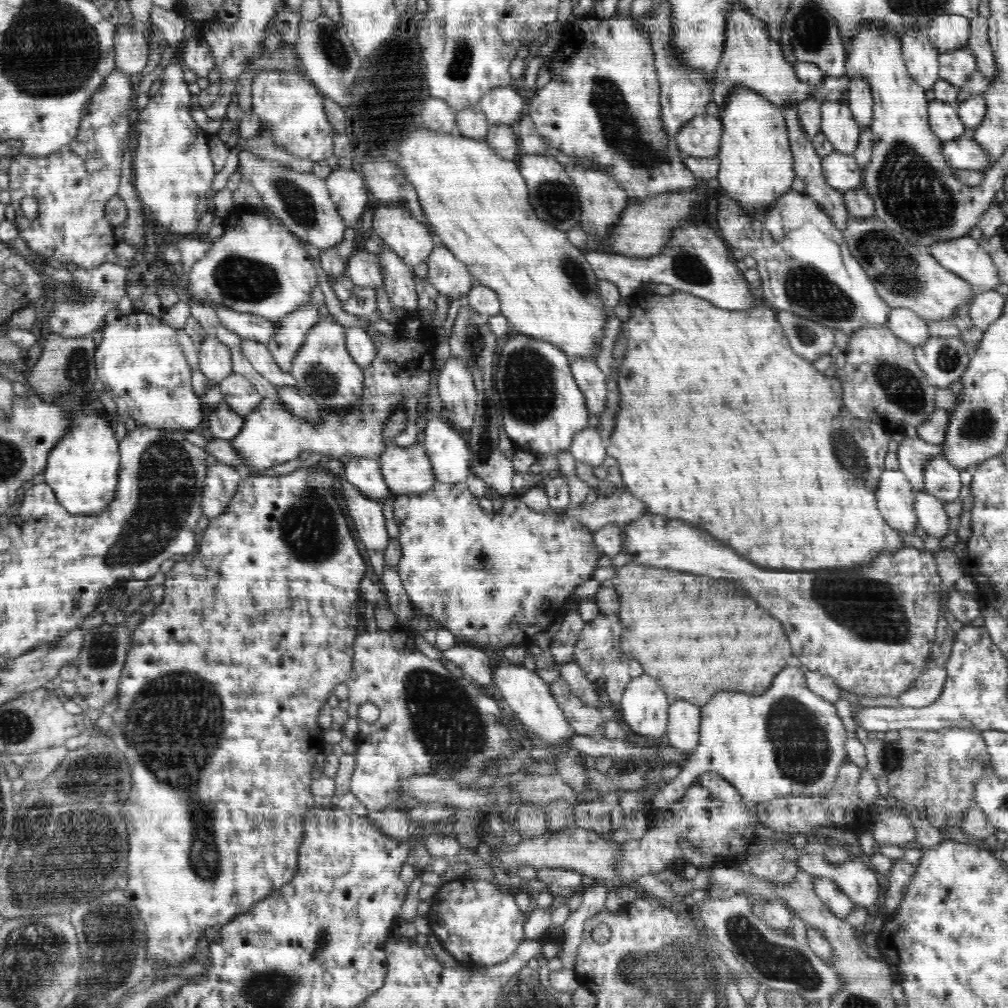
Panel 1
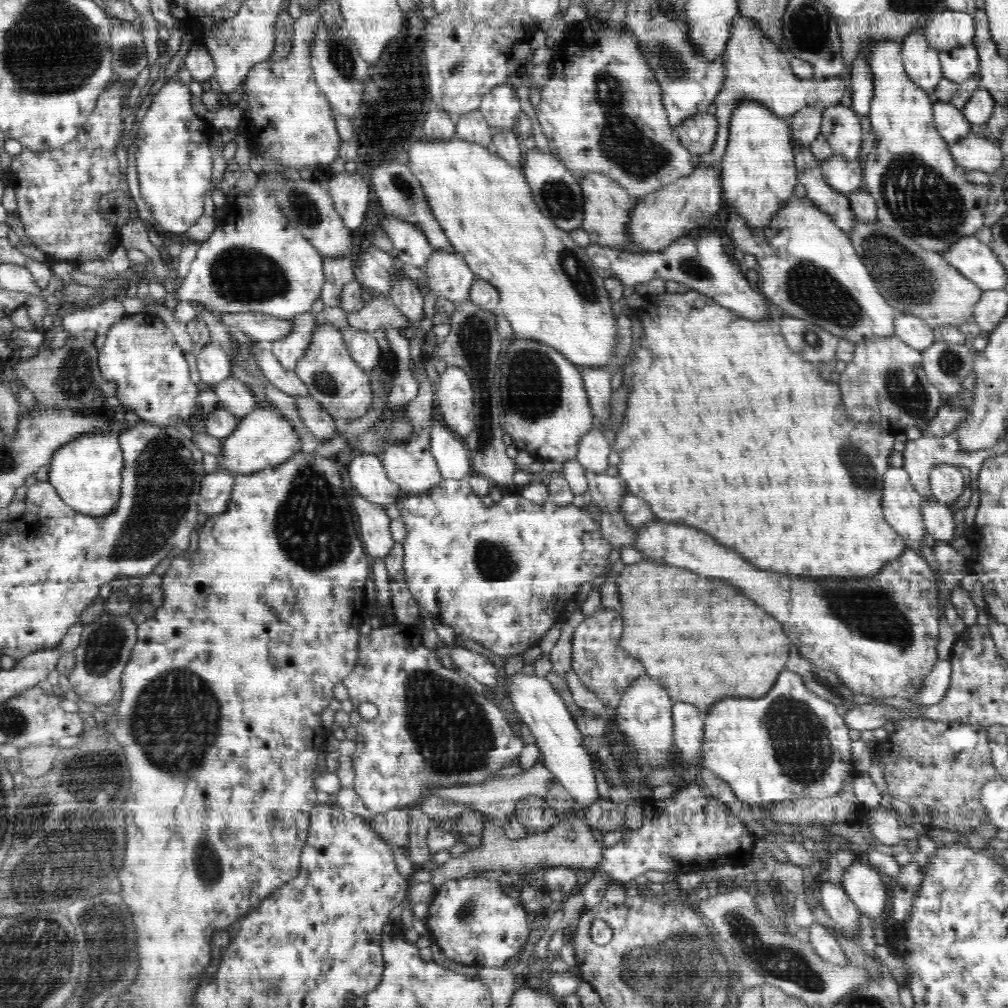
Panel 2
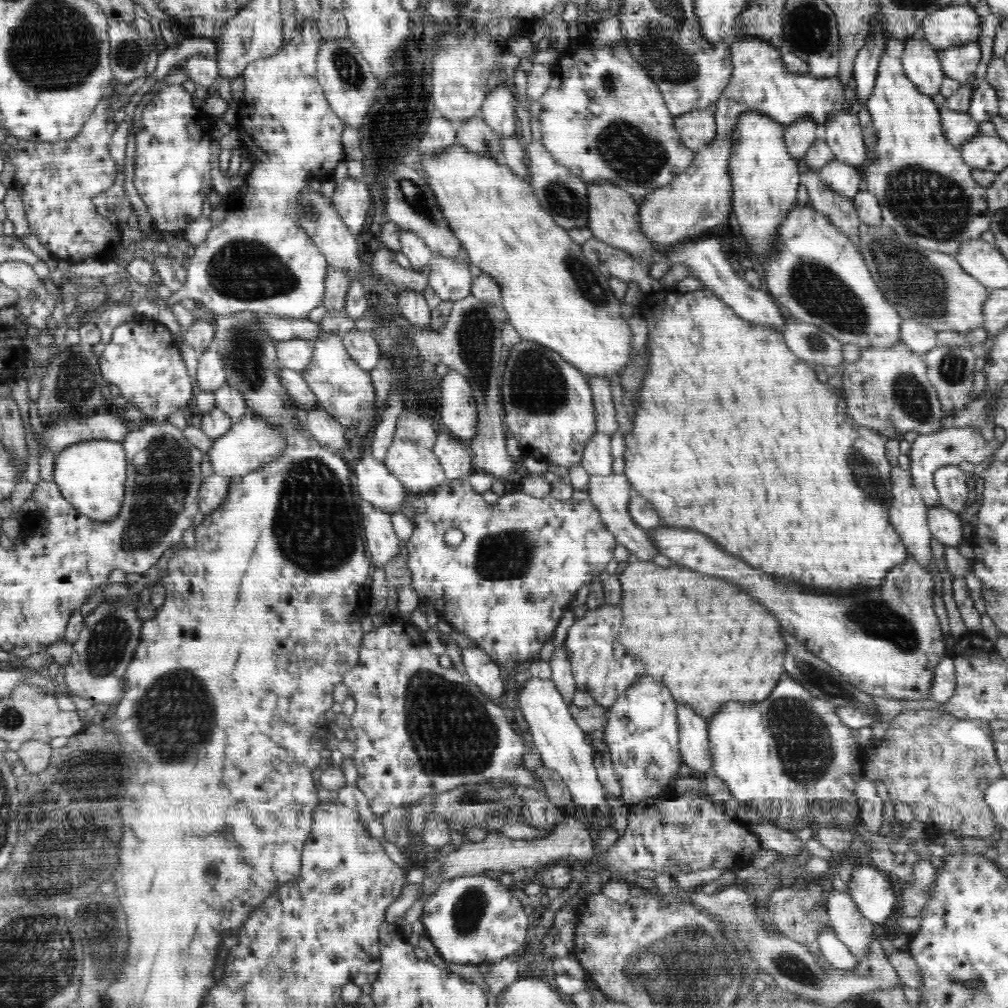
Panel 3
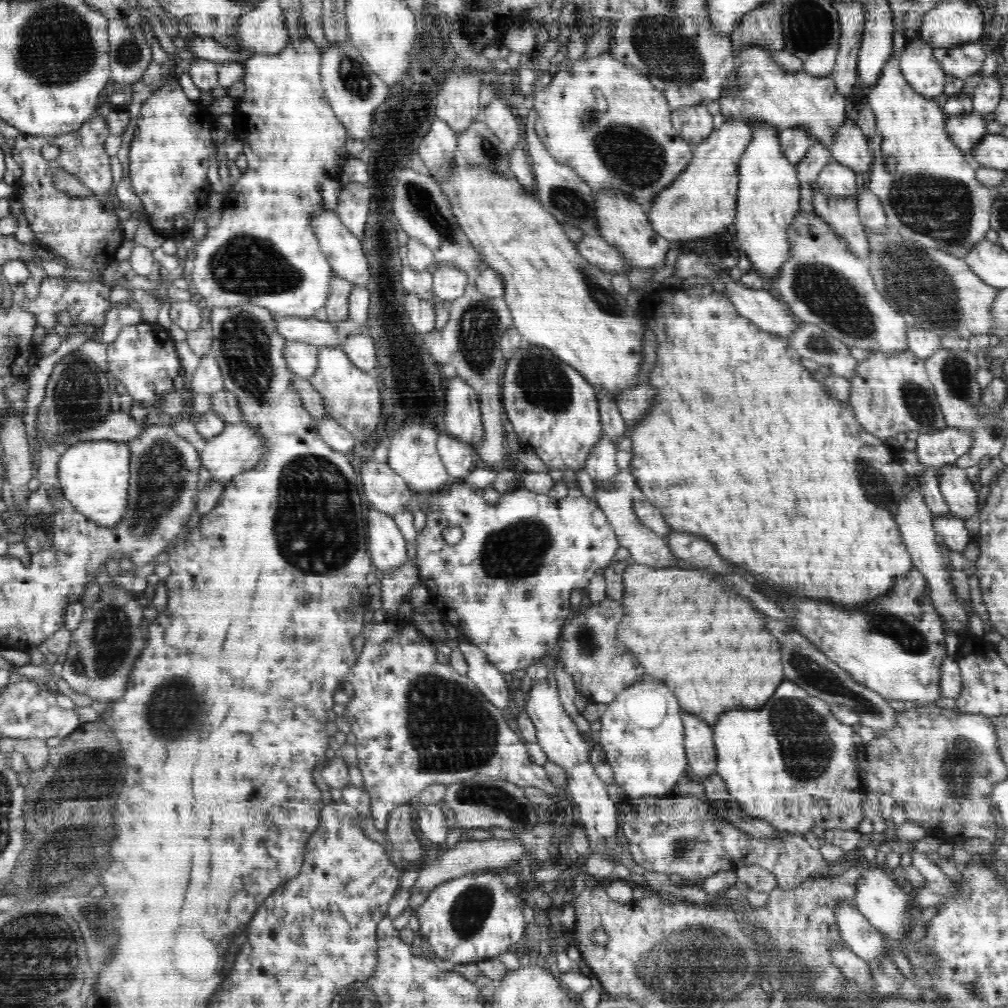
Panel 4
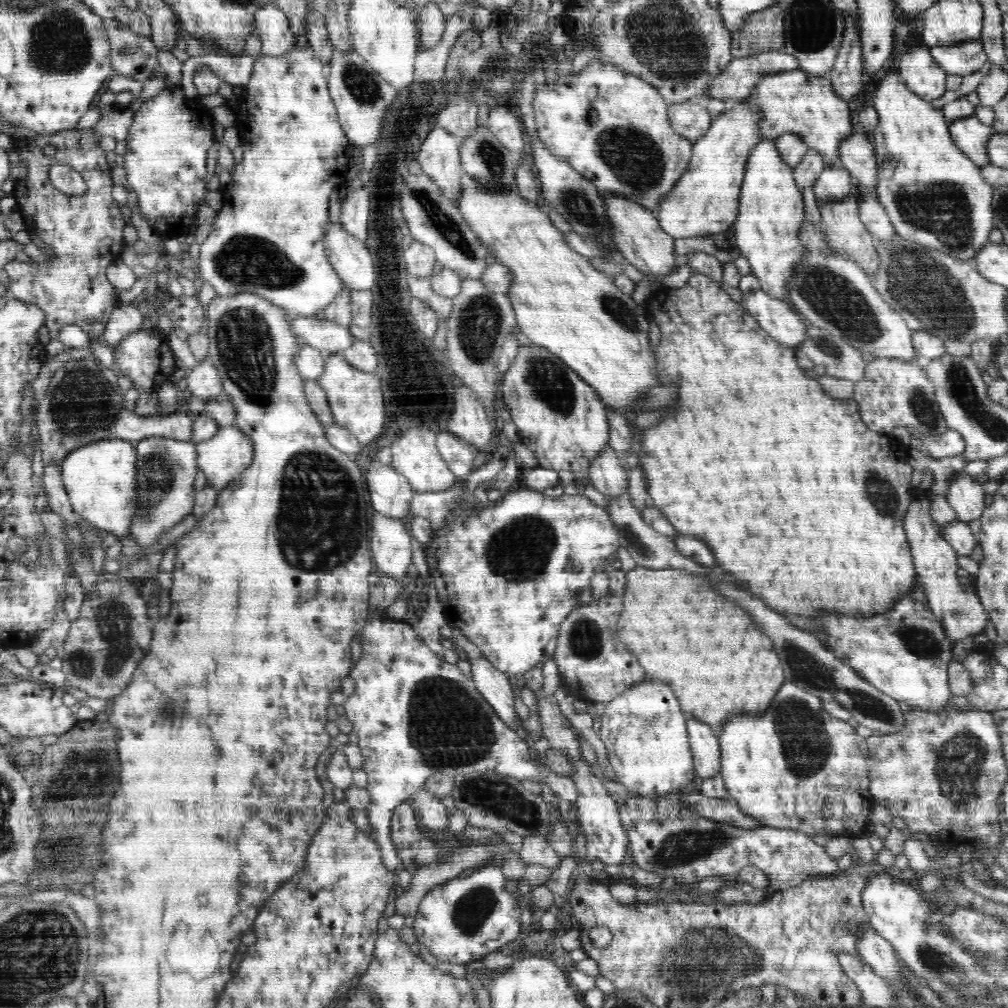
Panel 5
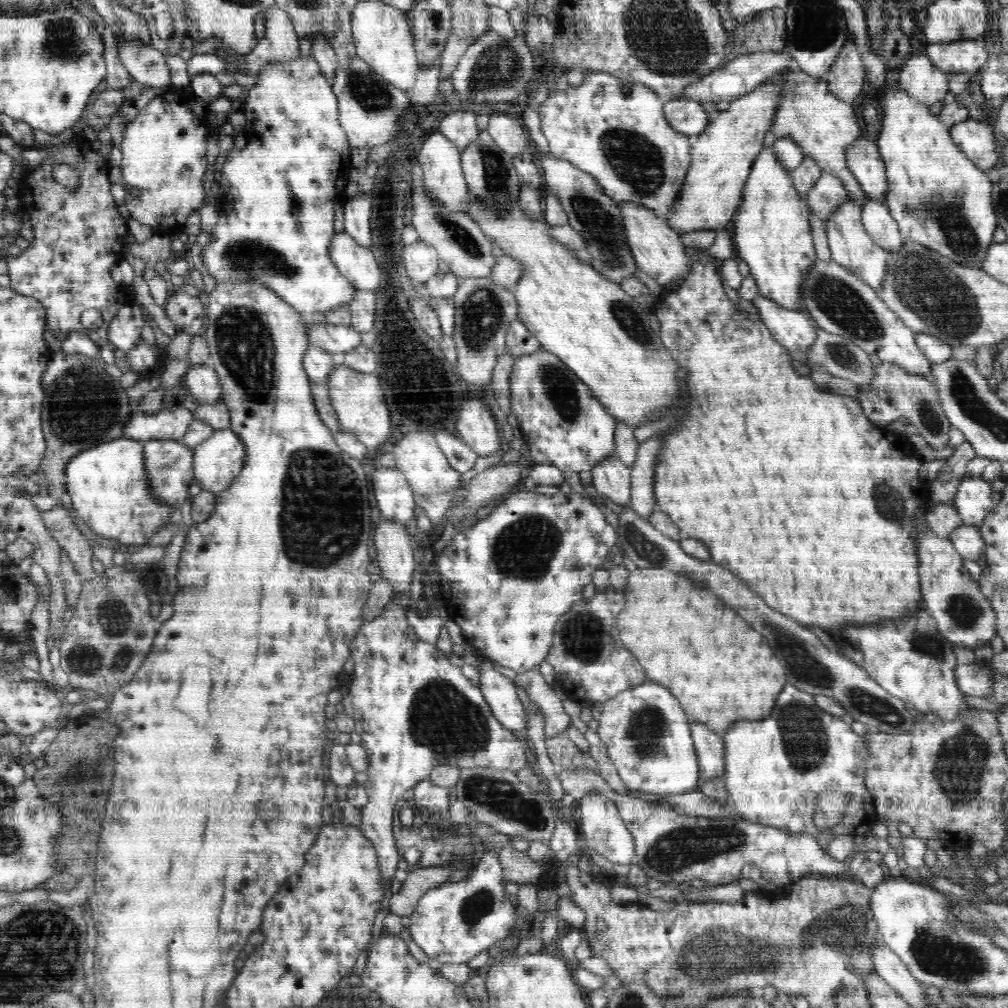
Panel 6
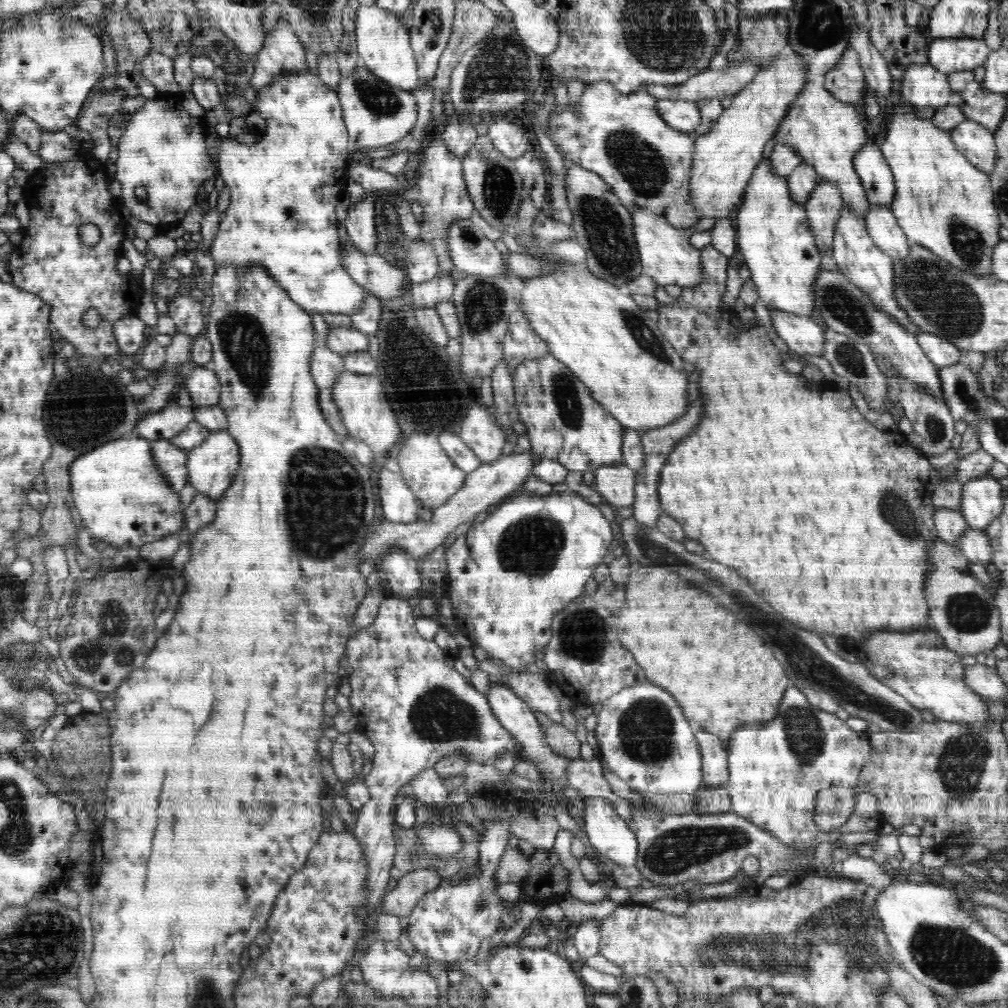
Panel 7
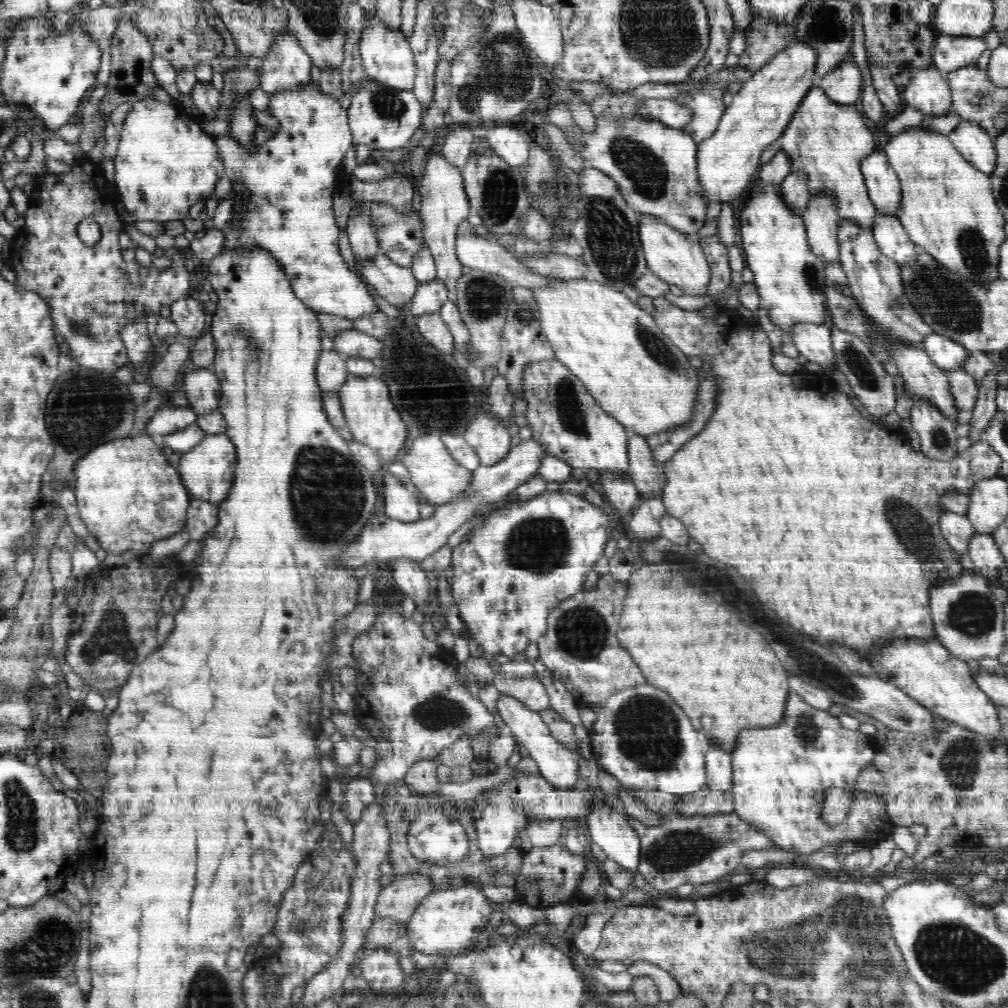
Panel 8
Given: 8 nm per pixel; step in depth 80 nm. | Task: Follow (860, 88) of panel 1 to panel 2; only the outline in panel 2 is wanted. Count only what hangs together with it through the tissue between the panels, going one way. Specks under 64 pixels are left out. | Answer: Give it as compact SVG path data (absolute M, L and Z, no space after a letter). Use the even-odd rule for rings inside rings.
M866 57L856 59L850 72L850 88L852 88L852 111L860 118L869 117L871 101L874 95L874 79Z

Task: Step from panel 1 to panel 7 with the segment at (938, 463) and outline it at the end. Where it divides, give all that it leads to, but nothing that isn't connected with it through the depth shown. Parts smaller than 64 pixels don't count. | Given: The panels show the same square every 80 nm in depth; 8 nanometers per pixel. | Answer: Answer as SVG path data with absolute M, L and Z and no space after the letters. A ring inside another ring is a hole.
M988 475L963 484L960 513L969 527L986 530L1002 514L1005 498L998 479Z

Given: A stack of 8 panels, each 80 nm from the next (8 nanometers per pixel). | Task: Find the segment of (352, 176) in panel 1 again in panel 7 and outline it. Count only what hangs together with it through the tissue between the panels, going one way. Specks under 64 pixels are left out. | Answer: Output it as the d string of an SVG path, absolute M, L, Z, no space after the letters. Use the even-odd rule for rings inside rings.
M363 200L351 203L345 218L349 242L364 254L375 252L377 232L374 217L375 202Z

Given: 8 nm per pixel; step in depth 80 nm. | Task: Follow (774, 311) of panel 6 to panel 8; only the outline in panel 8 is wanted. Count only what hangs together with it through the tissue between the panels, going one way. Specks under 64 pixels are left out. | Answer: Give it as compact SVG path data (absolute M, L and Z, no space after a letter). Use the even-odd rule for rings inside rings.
M828 320L824 324L796 324L789 332L799 354L820 364L824 372L837 370L831 345L832 327L833 322Z

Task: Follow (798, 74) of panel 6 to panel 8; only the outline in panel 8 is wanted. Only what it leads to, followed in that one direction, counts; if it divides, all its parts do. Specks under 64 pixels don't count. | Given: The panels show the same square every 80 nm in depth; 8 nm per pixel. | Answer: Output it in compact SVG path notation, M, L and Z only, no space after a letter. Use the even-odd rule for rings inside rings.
M814 86L807 93L807 96L804 96L804 100L802 100L802 104L800 104L800 108L792 116L792 122L788 123L778 140L764 149L761 160L766 163L777 151L782 149L792 159L793 168L791 173L804 175L809 180L808 189L812 191L812 197L819 195L822 191L834 195L836 197L836 211L838 211L840 221L852 221L852 223L858 223L864 229L871 230L878 212L875 204L870 200L860 163L876 148L872 132L866 127L863 114L858 112L854 106L844 106L829 100L822 88L819 87Z

